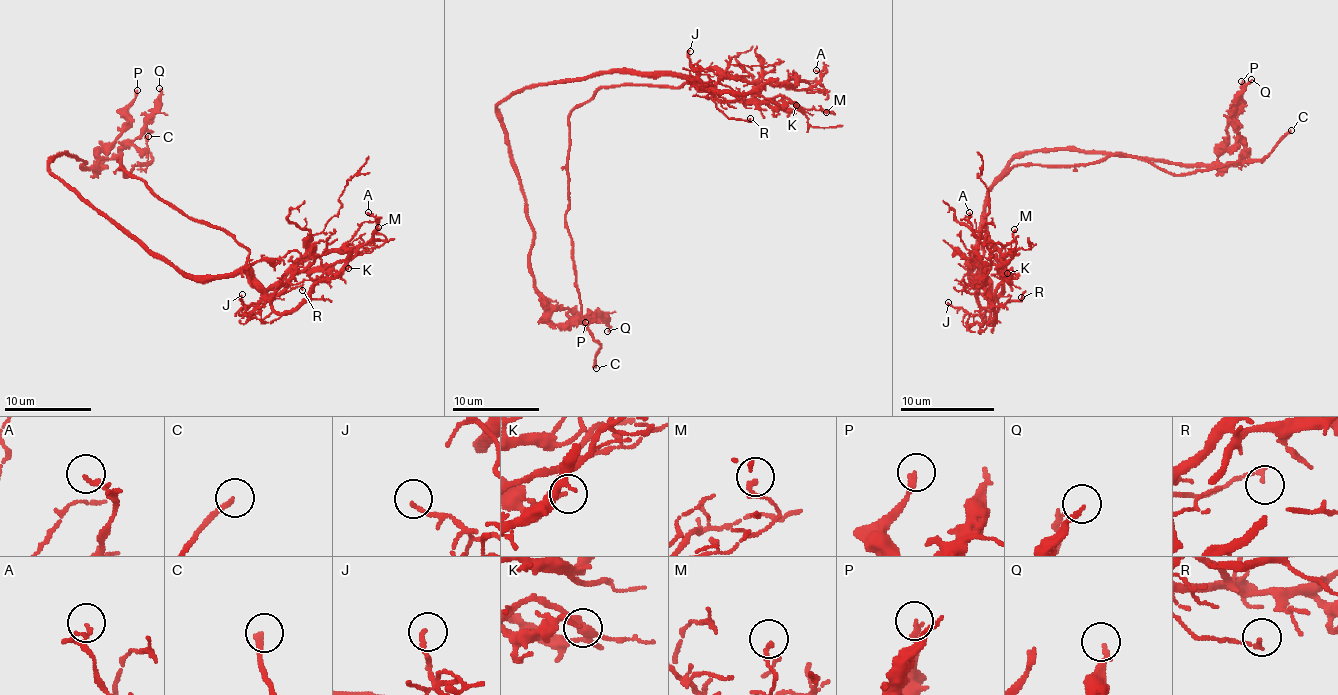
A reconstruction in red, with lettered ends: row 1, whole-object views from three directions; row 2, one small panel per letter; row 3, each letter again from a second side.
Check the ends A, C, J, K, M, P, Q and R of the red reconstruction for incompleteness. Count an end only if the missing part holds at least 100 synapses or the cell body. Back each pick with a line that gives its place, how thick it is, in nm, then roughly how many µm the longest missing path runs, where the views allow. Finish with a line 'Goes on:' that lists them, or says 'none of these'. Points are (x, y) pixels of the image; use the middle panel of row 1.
C: Place: (596, 368). Thickness 220 nm. Missing length about 15 µm
Goes on: C

